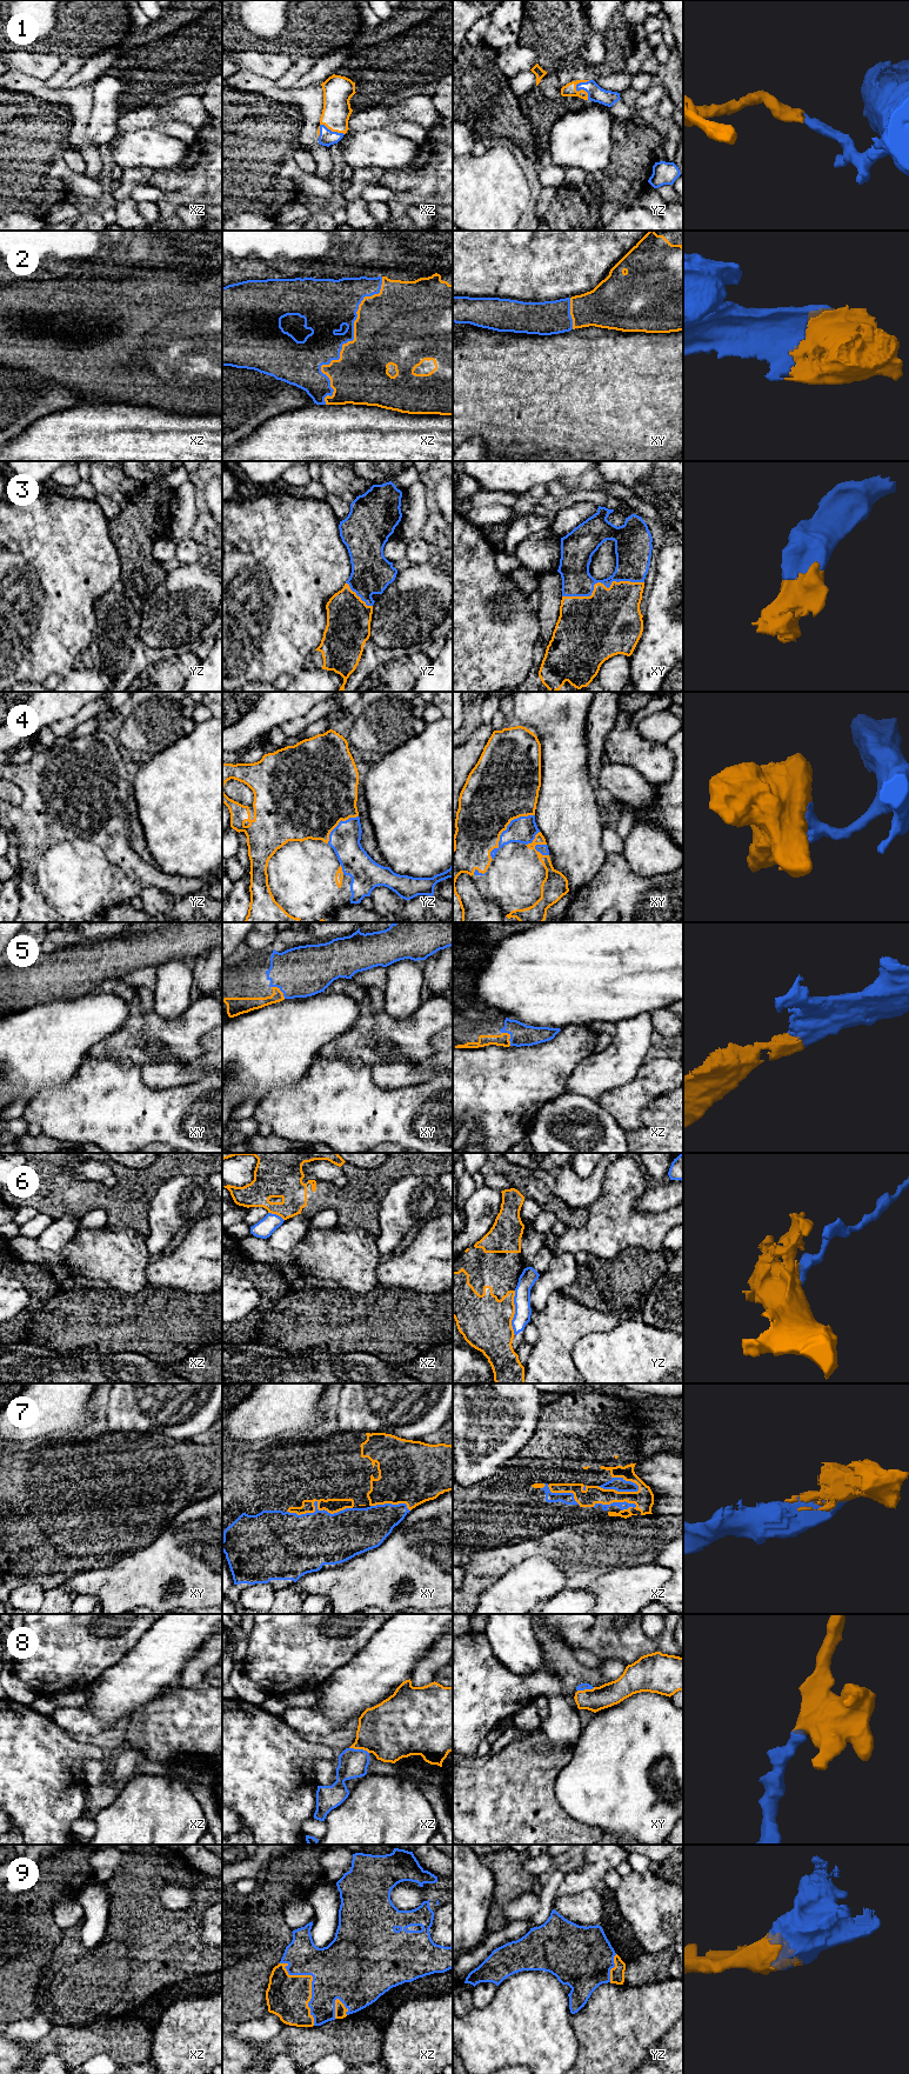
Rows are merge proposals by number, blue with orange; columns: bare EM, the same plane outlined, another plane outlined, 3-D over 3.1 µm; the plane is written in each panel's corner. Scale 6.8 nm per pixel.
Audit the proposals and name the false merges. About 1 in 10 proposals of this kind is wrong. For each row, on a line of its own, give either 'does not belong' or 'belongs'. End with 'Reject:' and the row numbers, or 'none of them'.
1: belongs
2: belongs
3: belongs
4: belongs
5: belongs
6: does not belong
7: belongs
8: belongs
9: belongs
Reject: 6

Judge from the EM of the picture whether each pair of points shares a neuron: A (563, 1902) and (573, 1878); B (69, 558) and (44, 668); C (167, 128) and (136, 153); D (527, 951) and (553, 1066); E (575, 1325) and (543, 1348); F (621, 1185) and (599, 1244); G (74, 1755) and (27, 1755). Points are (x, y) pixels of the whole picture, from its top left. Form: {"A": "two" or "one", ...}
{"A": "two", "B": "one", "C": "two", "D": "two", "E": "one", "F": "one", "G": "one"}

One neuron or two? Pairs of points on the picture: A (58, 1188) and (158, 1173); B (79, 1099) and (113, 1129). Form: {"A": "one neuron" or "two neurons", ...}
{"A": "one neuron", "B": "one neuron"}

